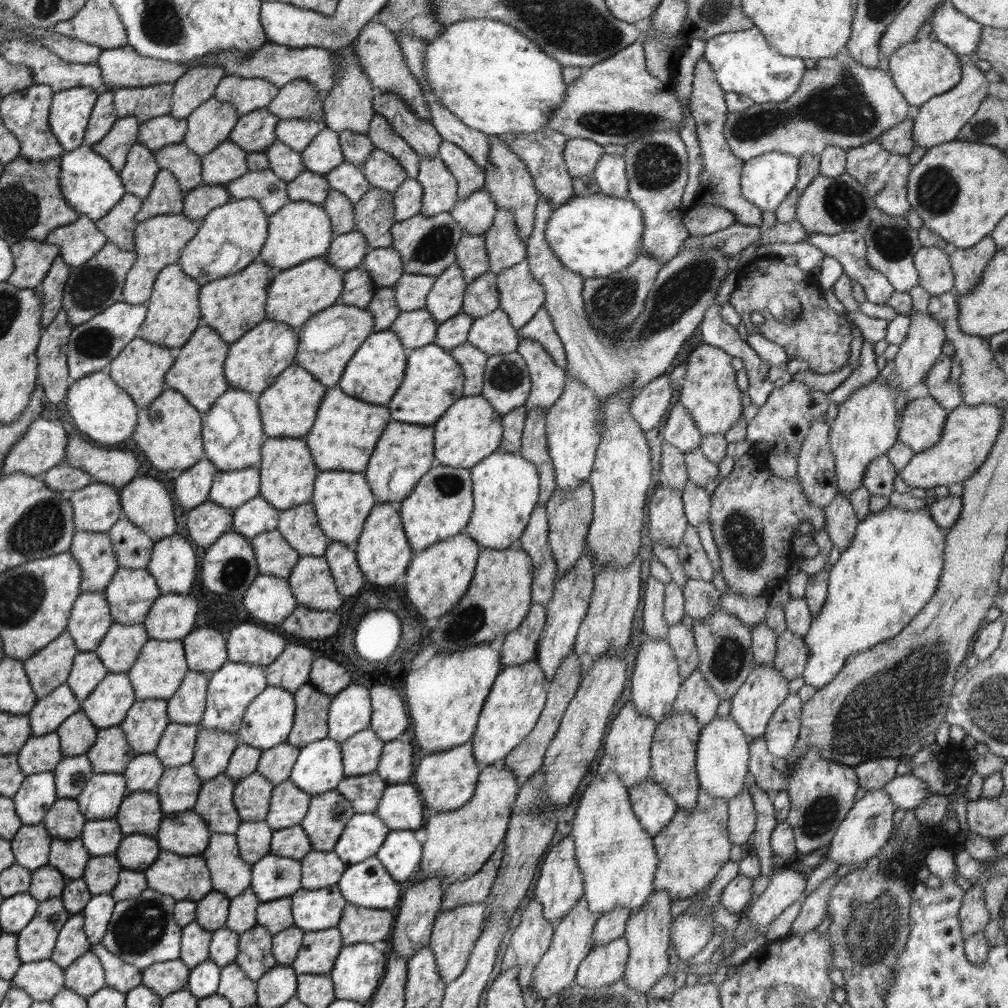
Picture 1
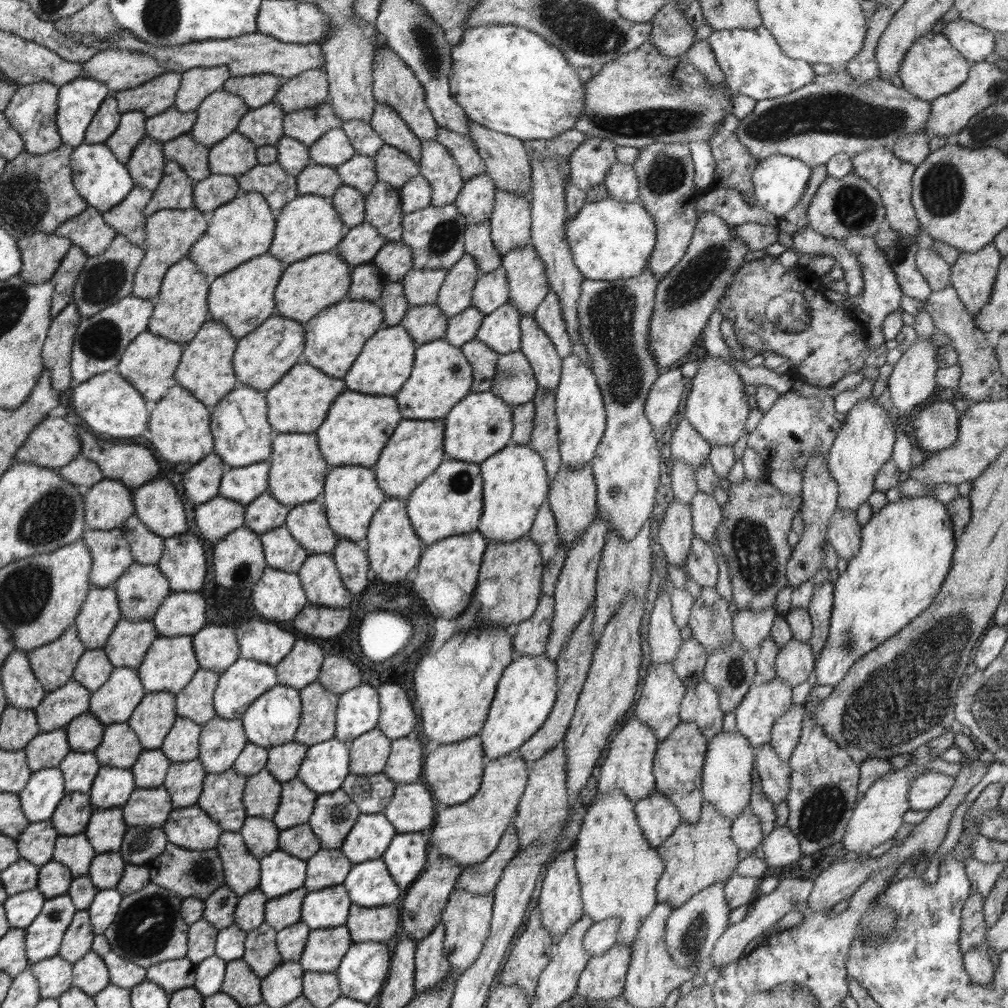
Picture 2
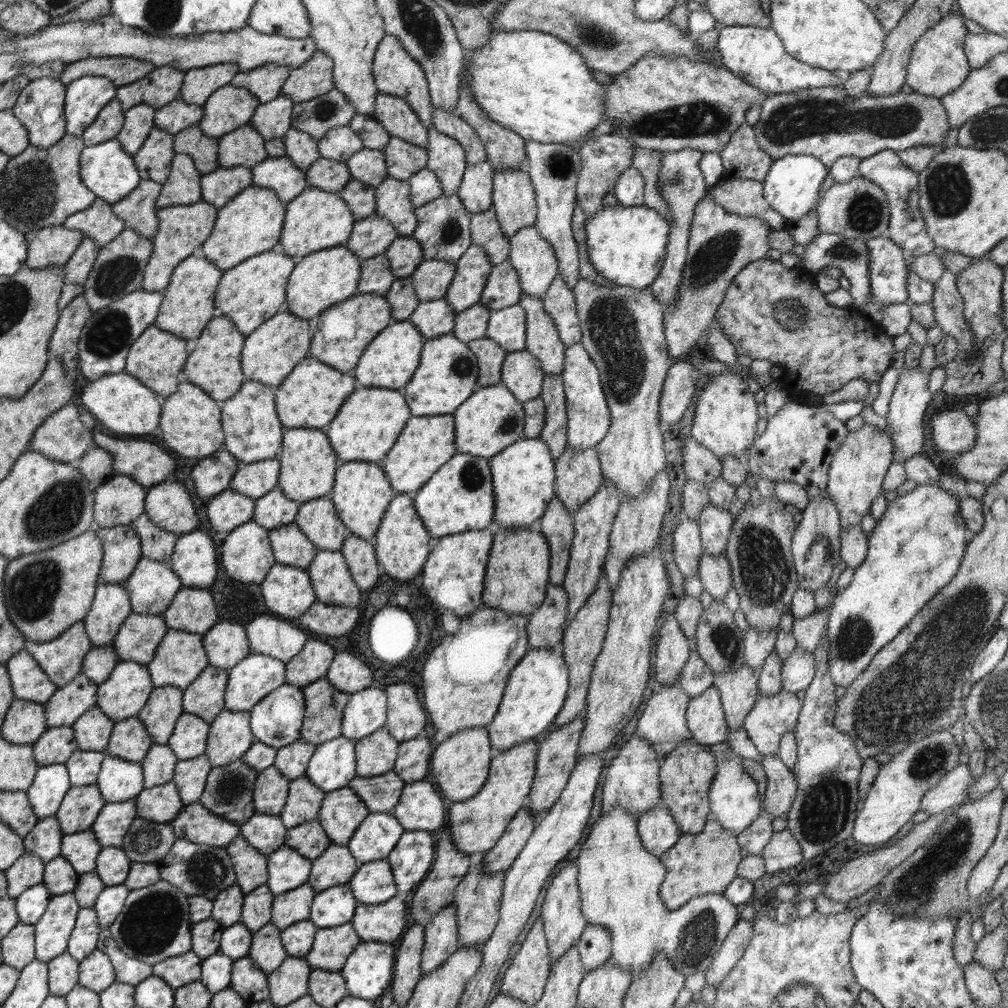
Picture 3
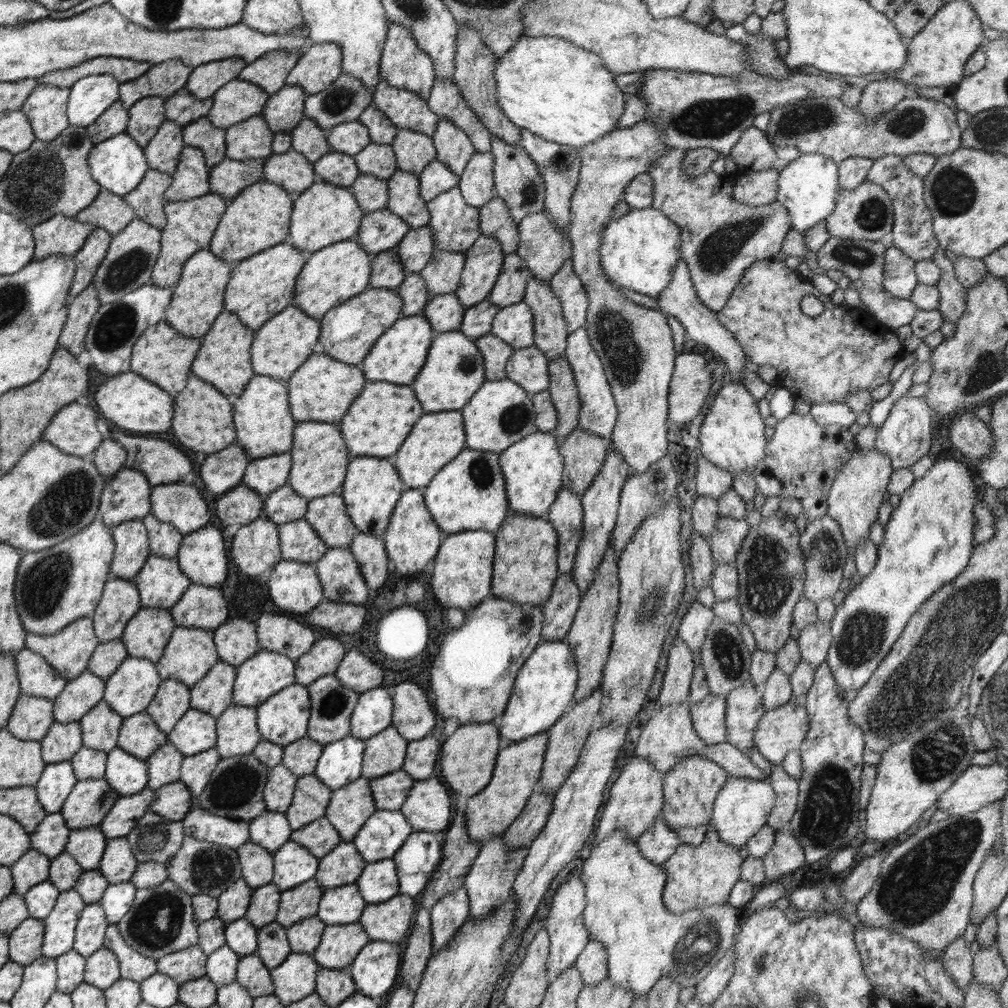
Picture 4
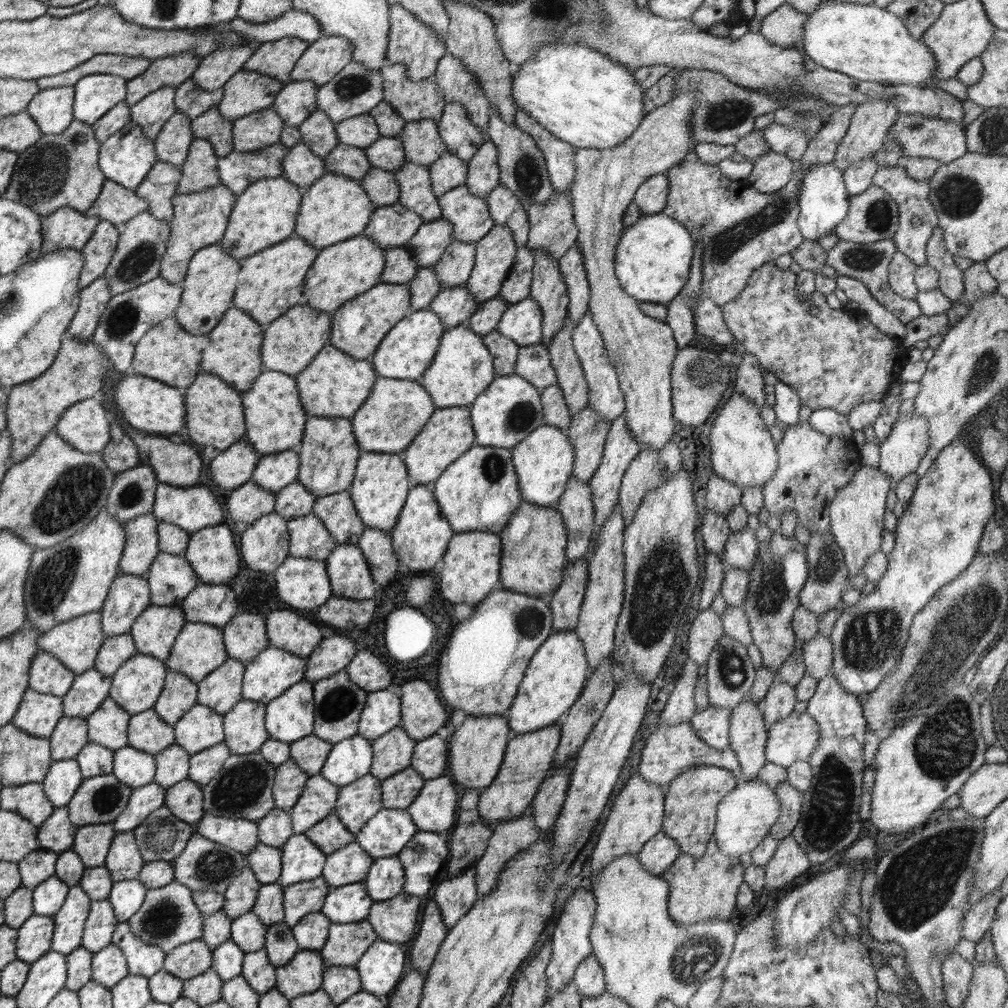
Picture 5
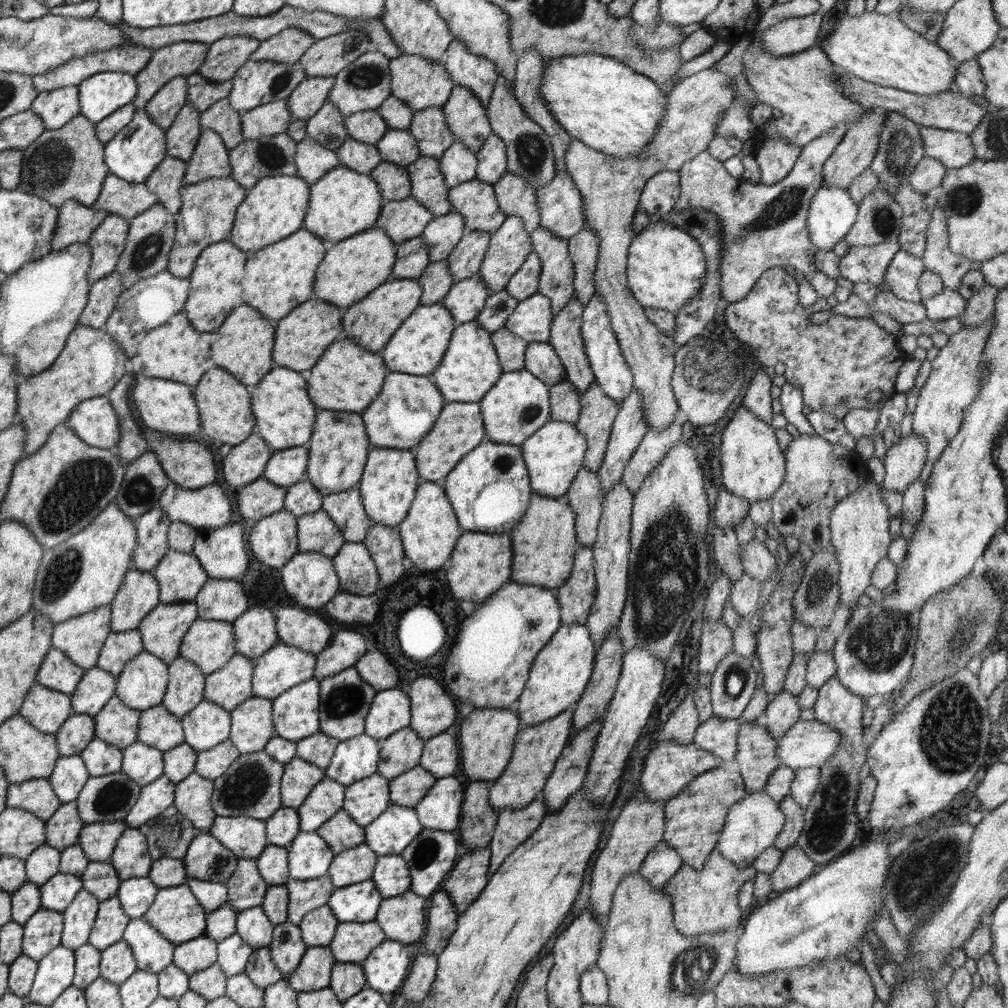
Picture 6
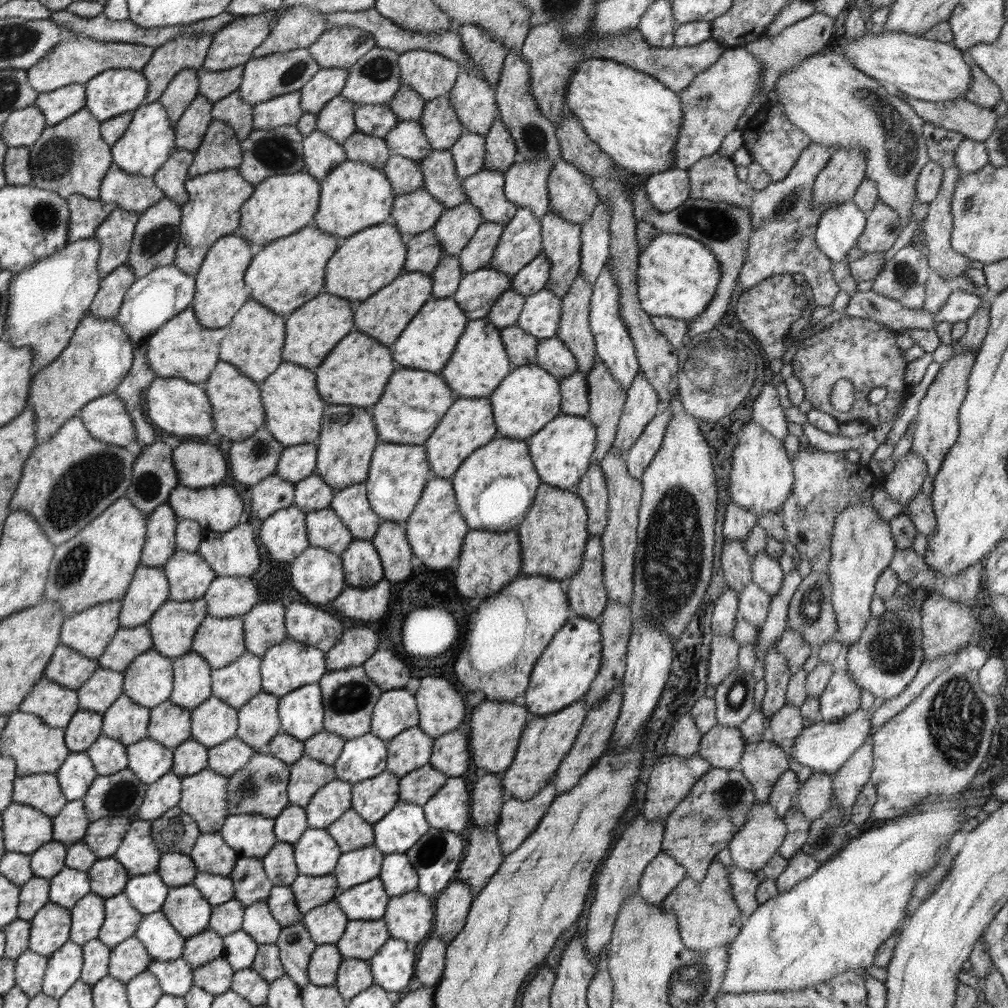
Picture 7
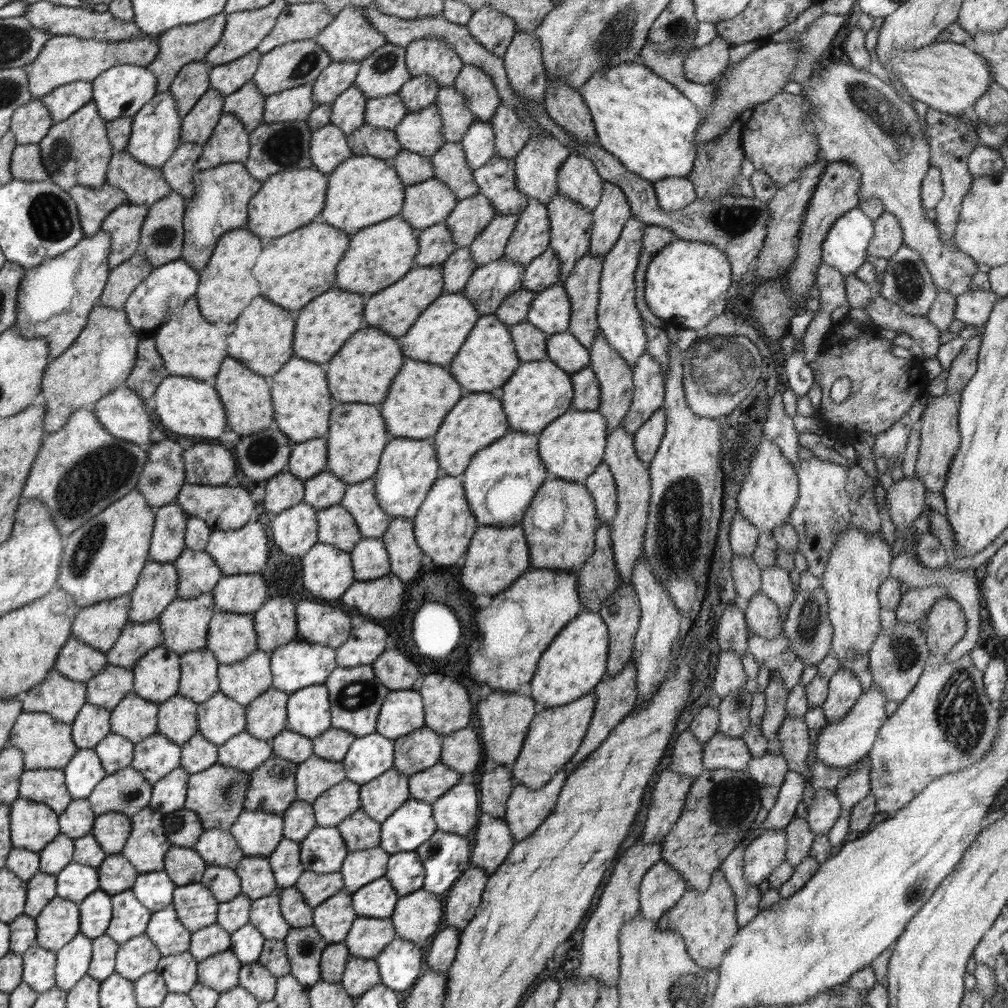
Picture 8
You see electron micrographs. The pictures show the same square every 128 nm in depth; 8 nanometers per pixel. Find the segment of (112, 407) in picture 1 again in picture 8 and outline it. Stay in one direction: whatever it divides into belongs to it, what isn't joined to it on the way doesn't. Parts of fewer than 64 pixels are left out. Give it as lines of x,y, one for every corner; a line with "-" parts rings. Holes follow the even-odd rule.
170,375
158,385
153,398
158,420
164,428
182,436
217,438
227,430
226,411
212,381

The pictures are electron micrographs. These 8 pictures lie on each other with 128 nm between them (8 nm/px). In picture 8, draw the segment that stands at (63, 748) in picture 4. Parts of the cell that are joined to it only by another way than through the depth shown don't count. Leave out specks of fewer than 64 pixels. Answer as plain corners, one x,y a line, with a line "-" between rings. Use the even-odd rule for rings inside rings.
86,703
71,724
72,740
78,749
94,748
108,733
111,732
111,710

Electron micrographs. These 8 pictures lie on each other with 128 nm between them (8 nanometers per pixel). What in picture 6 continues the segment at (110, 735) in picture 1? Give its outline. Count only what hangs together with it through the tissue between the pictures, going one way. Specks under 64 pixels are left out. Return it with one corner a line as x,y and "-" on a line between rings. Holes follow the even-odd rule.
162,705
143,710
138,721
137,741
162,752
173,749
184,743
181,719

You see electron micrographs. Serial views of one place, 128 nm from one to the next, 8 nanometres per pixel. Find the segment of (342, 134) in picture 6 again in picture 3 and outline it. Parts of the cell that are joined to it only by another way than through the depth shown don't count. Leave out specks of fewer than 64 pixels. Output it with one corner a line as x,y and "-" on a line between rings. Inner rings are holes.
293,127
283,137
285,145
285,156
290,158
300,169
307,169
315,160
318,160
318,141

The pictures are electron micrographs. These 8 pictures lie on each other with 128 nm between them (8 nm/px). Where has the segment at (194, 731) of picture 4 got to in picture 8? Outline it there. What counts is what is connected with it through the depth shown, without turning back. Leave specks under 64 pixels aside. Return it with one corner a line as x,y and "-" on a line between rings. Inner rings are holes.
215,693
208,701
198,705
198,733
216,746
245,730
245,707

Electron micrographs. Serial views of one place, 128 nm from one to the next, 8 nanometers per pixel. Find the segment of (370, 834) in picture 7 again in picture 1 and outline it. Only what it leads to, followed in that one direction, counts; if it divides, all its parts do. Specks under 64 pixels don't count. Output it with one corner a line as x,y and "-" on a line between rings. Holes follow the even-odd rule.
300,824
286,829
274,830
269,853
299,861
312,849
310,839

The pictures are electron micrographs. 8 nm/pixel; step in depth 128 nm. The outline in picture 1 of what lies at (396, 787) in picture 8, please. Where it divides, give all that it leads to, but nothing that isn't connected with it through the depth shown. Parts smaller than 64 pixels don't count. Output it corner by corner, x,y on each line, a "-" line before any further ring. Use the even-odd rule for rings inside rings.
336,790
313,795
308,812
301,822
312,848
333,851
354,813
350,801

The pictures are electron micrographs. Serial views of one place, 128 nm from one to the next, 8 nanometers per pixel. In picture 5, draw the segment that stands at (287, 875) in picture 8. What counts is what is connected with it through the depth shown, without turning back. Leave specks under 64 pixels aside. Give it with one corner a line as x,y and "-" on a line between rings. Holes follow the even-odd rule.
258,843
250,851
247,864
262,885
276,883
281,873
281,849

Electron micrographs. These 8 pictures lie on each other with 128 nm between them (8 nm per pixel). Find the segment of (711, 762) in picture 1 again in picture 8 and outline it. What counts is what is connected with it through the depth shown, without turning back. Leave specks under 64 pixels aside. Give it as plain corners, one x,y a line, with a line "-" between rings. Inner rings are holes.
768,830
760,833
744,849
743,875
754,886
770,876
782,861
785,860
787,838
783,830

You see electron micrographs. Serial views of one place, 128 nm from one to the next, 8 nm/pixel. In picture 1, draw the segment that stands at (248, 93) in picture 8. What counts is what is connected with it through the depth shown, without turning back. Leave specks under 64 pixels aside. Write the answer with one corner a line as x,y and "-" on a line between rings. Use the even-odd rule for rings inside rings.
184,142
163,146
154,153
159,168
169,170
182,190
187,192
203,184
201,157

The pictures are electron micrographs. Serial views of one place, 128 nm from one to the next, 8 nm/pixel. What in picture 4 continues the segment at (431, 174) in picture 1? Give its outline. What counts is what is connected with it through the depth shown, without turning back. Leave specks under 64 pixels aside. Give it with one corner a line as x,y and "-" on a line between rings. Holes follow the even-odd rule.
440,118
432,139
437,150
435,159
461,176
470,157
475,153
470,137
454,123

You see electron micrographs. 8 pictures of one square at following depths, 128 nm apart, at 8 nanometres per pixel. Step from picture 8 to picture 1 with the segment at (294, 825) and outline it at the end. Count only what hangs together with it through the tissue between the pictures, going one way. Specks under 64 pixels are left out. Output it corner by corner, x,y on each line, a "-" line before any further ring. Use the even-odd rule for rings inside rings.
266,821
246,822
238,825
236,842
244,862
254,864
269,853
273,831

